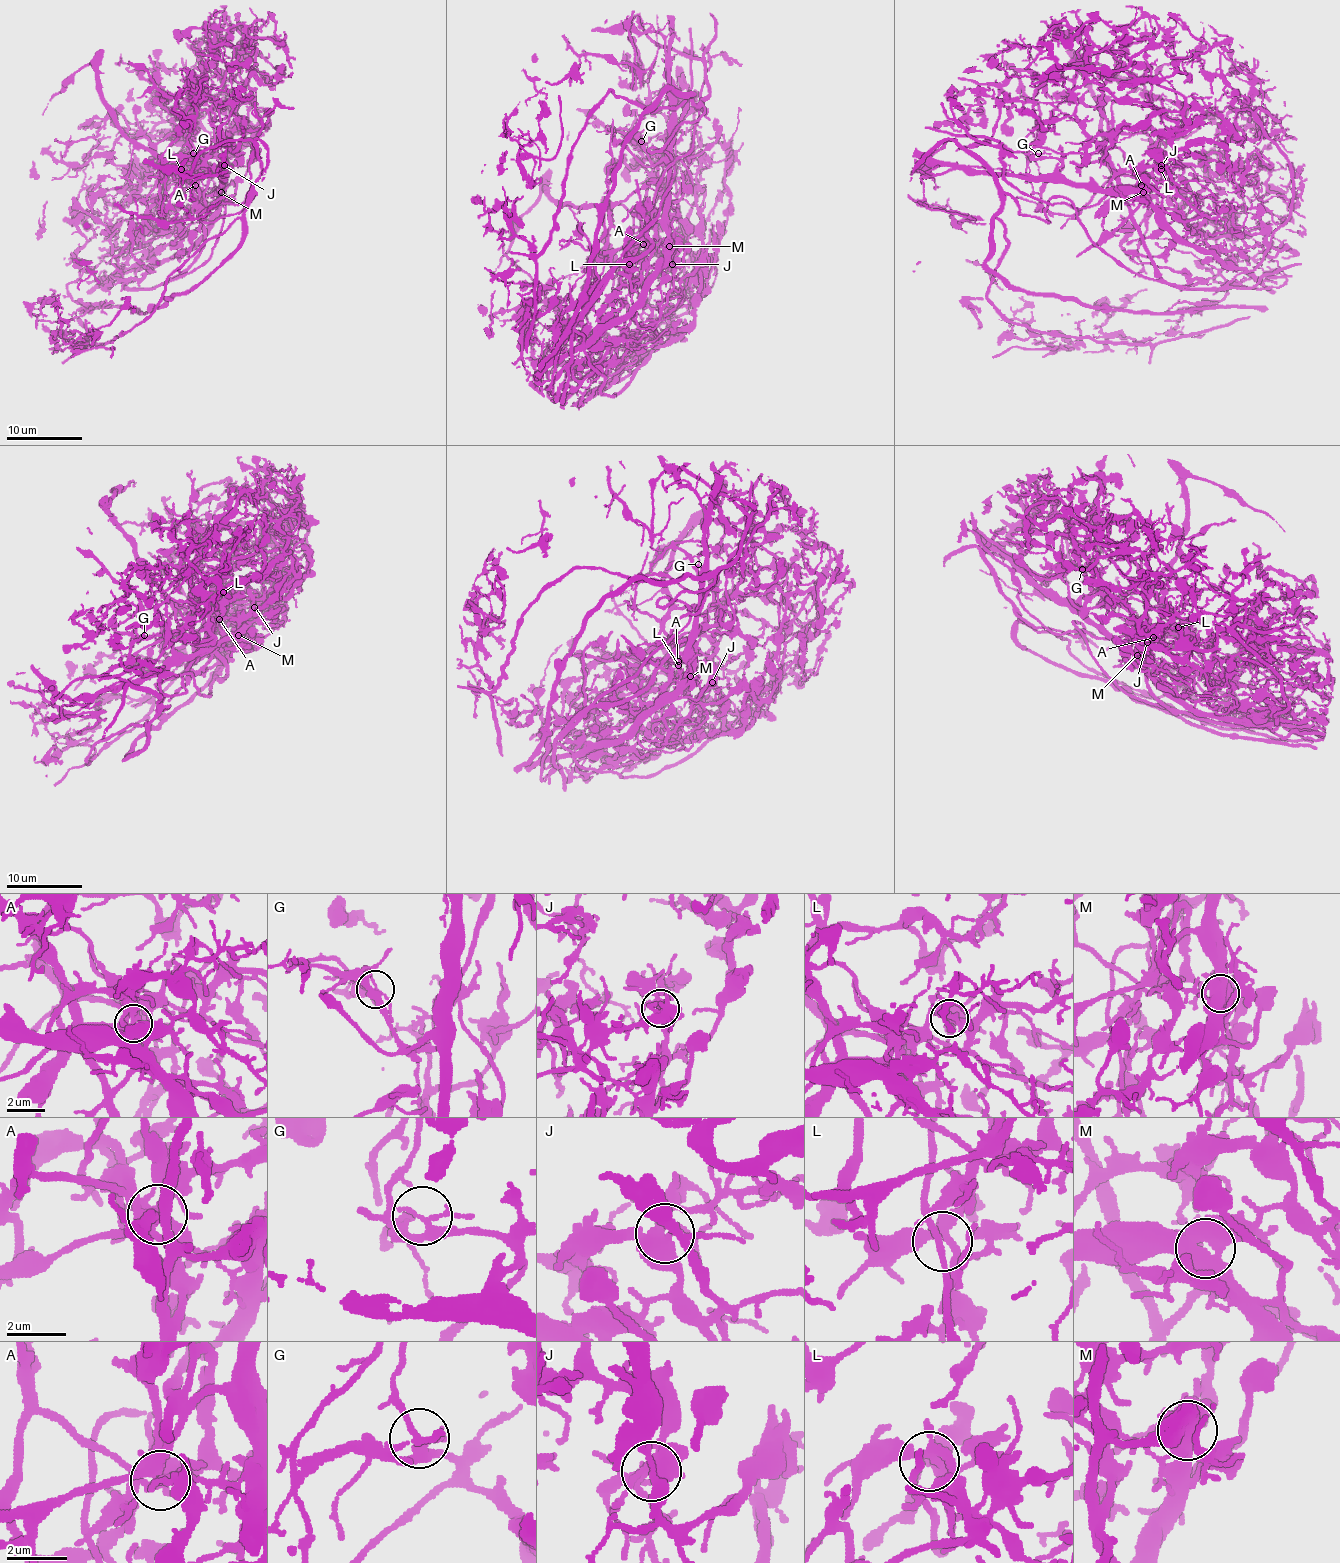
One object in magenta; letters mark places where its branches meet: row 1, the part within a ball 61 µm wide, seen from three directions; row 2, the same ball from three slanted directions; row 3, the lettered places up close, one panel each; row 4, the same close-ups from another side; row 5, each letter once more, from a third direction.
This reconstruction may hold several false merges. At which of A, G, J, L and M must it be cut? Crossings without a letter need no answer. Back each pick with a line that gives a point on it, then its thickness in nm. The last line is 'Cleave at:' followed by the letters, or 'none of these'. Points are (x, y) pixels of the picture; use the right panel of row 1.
A: Place: (1141, 185). Thickness 400 nm
G: Place: (1038, 153). Thickness 240 nm
M: Place: (1143, 192). Thickness 600 nm
Cleave at: A, G, M

